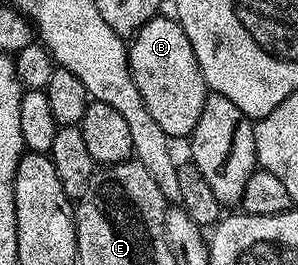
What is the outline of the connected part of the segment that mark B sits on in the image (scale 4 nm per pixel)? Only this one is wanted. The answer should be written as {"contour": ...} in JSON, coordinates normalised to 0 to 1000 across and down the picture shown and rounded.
{"contour":[[[523,60],[463,109],[430,181],[443,298],[500,434],[564,517],[634,521],[671,449],[671,419],[685,419],[698,340],[671,238],[658,238],[658,192],[644,192],[644,162],[617,132],[617,102],[581,60]]]}

